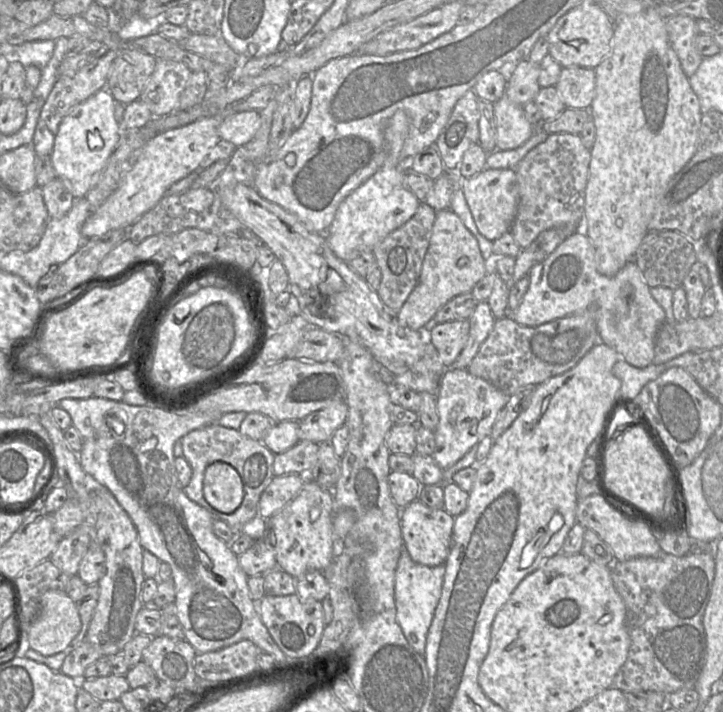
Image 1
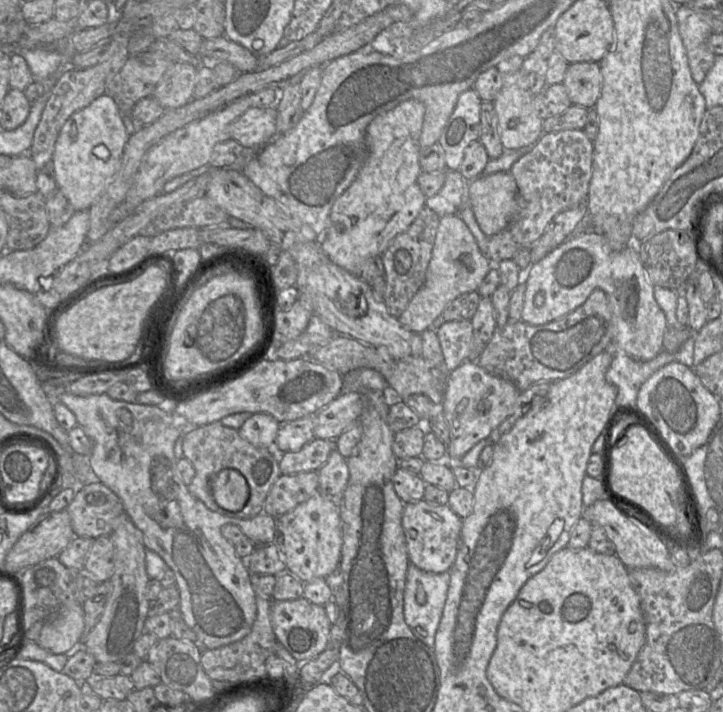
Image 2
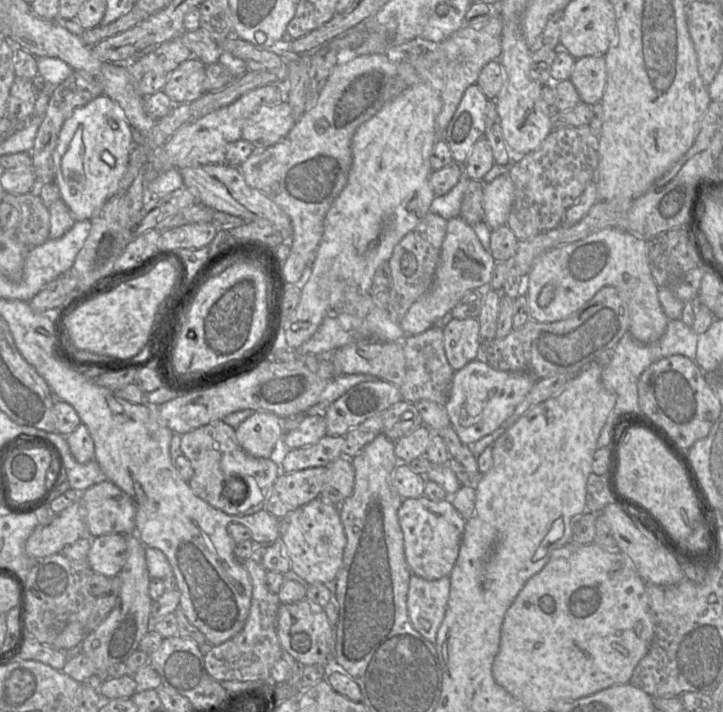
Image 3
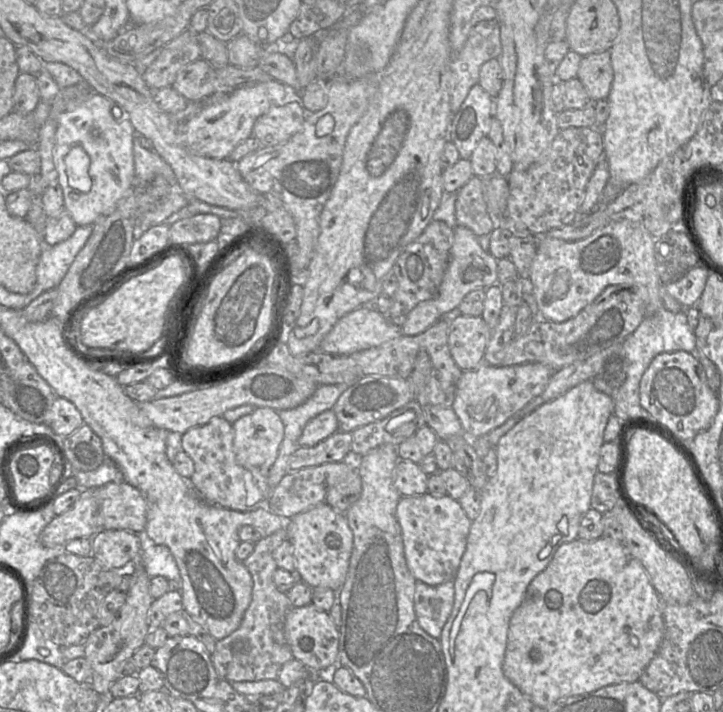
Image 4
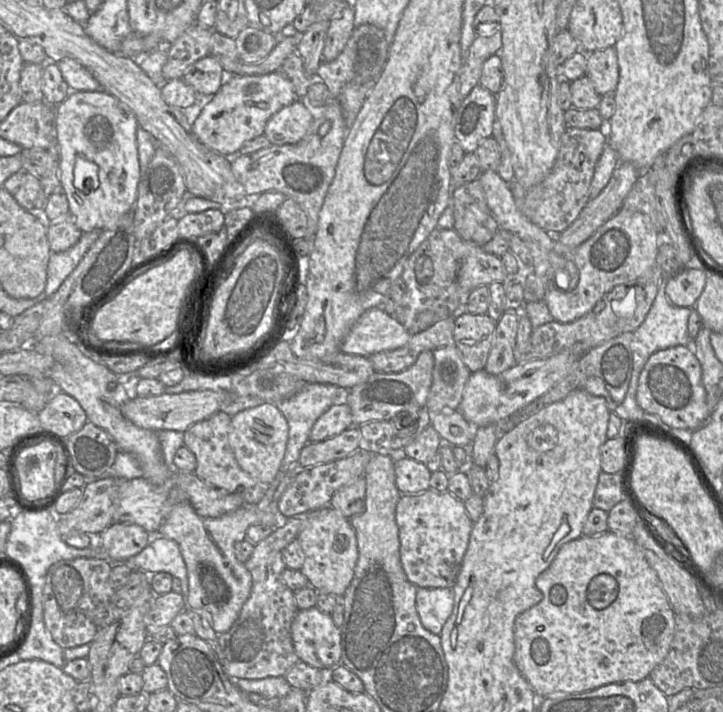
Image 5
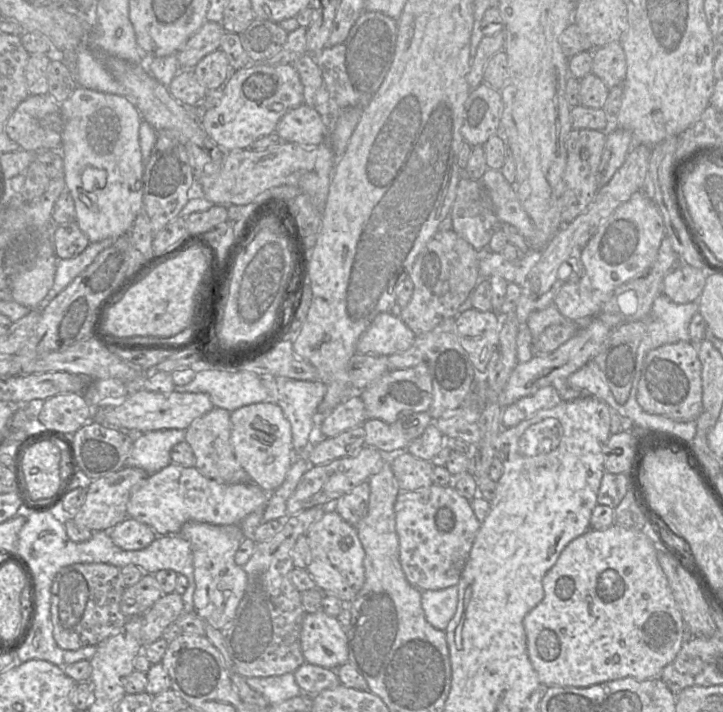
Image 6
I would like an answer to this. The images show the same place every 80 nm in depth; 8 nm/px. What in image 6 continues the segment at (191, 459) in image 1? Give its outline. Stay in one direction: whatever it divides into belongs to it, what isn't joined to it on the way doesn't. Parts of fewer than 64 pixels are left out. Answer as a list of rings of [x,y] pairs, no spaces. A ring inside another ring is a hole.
[[[214,407],[196,418],[185,430],[185,442],[192,448],[195,467],[205,477],[223,484],[252,482],[247,472],[237,461],[231,445],[230,412]]]

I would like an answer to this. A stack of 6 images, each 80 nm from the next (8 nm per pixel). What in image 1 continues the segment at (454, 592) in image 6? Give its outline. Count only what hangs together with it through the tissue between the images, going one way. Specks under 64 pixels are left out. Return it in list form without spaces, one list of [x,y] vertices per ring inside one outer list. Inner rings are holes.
[[[405,548],[402,550],[394,583],[396,618],[411,647],[422,656],[425,655],[427,633],[441,597],[444,574],[444,564],[434,567],[421,565],[412,560]]]

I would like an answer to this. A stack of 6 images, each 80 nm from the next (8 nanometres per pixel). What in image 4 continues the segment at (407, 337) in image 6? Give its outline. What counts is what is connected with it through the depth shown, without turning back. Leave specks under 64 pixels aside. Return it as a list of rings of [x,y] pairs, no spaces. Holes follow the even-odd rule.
[[[359,307],[335,323],[322,339],[319,350],[333,355],[351,355],[380,346],[400,335],[400,327],[375,308]]]

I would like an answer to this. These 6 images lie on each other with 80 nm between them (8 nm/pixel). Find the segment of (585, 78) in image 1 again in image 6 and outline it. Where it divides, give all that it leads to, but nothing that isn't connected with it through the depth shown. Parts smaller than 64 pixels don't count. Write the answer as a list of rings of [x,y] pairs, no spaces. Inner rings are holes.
[[[620,41],[593,50],[592,73],[601,79],[609,90],[623,84],[626,72],[626,56]]]

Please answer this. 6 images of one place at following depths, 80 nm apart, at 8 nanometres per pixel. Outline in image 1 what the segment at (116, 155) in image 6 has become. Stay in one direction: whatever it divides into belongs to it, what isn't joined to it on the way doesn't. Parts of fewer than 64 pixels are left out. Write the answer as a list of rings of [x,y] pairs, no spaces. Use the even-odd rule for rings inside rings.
[[[106,88],[101,89],[85,101],[74,106],[59,125],[50,158],[56,177],[63,181],[74,198],[86,196],[89,189],[97,181],[98,173],[104,168],[122,139],[122,129],[114,118],[114,110],[115,99]]]

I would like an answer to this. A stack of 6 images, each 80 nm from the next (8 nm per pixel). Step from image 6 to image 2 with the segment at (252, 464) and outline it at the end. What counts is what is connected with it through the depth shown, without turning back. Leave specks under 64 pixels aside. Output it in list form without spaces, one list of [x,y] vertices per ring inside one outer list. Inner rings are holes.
[[[254,413],[239,428],[239,435],[258,448],[277,448],[275,439],[280,423],[266,413]]]

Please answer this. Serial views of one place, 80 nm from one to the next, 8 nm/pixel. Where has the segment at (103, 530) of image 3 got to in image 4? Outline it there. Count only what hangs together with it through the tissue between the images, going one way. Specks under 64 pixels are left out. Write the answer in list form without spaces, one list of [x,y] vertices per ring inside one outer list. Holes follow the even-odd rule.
[[[111,482],[94,489],[100,507],[101,529],[145,532],[147,503],[140,491],[126,482]]]

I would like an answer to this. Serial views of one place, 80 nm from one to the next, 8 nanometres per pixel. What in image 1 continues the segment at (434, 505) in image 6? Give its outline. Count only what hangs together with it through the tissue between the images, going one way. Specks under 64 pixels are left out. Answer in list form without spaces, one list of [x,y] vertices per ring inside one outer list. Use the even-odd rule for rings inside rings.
[[[415,500],[401,510],[401,531],[404,548],[418,564],[434,567],[445,564],[449,555],[455,517],[444,508],[432,509]]]

